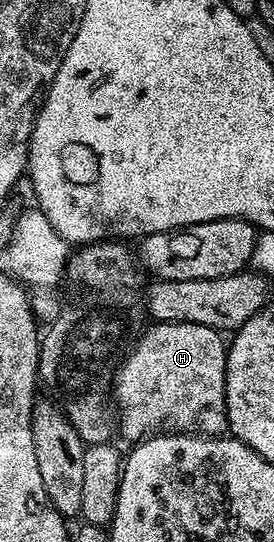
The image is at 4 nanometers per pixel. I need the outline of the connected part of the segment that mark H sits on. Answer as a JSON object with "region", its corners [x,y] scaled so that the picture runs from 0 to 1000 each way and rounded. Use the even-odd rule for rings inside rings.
{"region":[[[588,598],[547,600],[555,605],[493,635],[493,644],[464,657],[464,666],[412,694],[412,738],[427,747],[427,797],[442,806],[504,815],[569,801],[737,801],[745,804],[810,804],[832,795],[828,744],[821,742],[821,697],[828,696],[828,635],[796,611],[745,598]]]}

